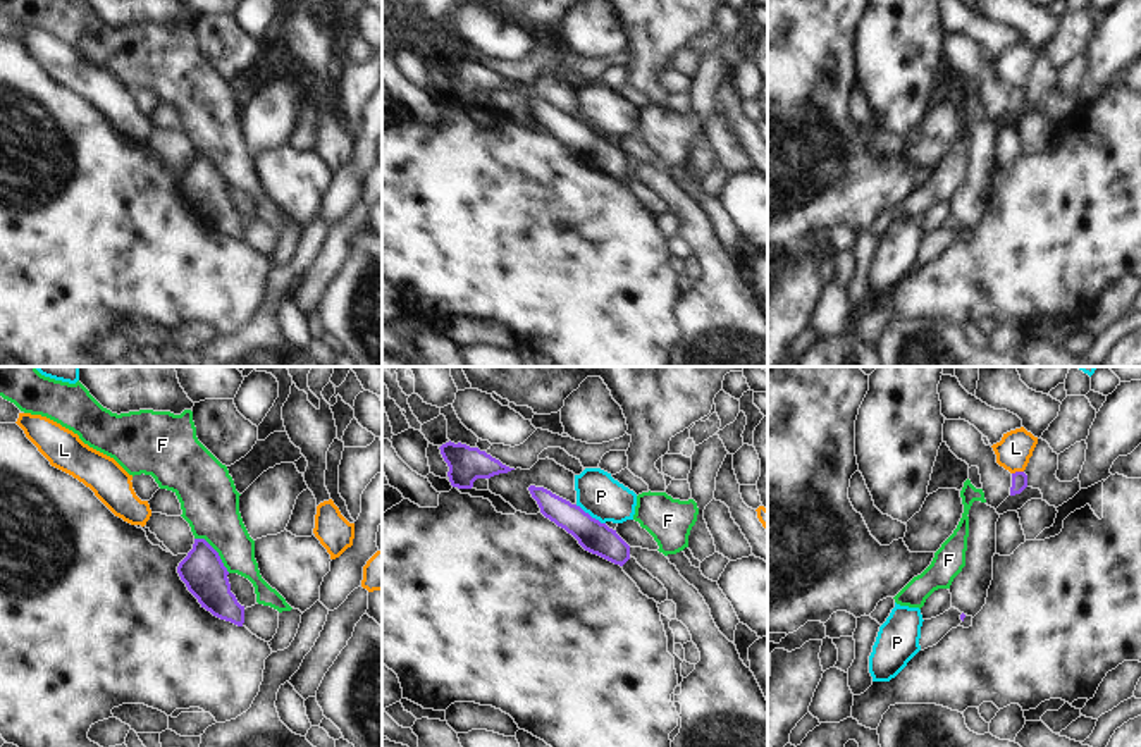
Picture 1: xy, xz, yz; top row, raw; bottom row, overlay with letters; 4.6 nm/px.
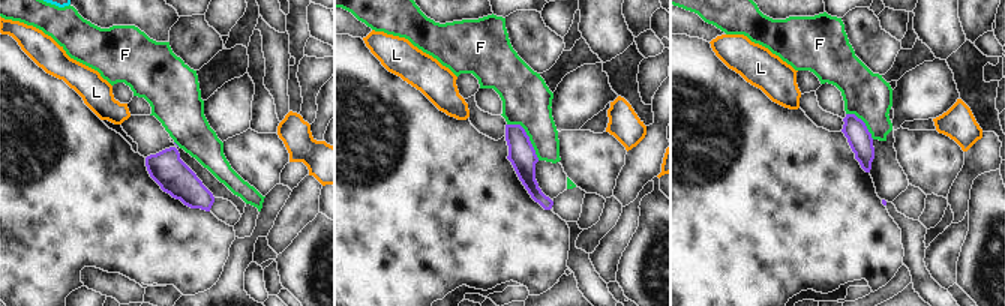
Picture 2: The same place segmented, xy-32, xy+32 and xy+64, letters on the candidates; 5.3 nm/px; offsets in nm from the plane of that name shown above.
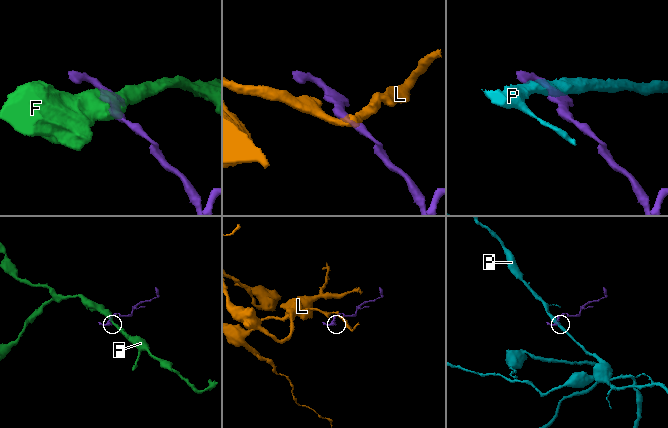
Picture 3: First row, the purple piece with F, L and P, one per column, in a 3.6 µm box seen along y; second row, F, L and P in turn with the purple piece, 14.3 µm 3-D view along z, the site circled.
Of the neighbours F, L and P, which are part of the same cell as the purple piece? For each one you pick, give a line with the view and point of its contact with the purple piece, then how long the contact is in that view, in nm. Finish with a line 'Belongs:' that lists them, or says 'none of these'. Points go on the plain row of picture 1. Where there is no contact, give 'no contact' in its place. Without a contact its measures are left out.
Belongs: none of these

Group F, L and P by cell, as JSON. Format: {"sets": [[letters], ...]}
{"sets": [["F"], ["L"], ["P"]]}

